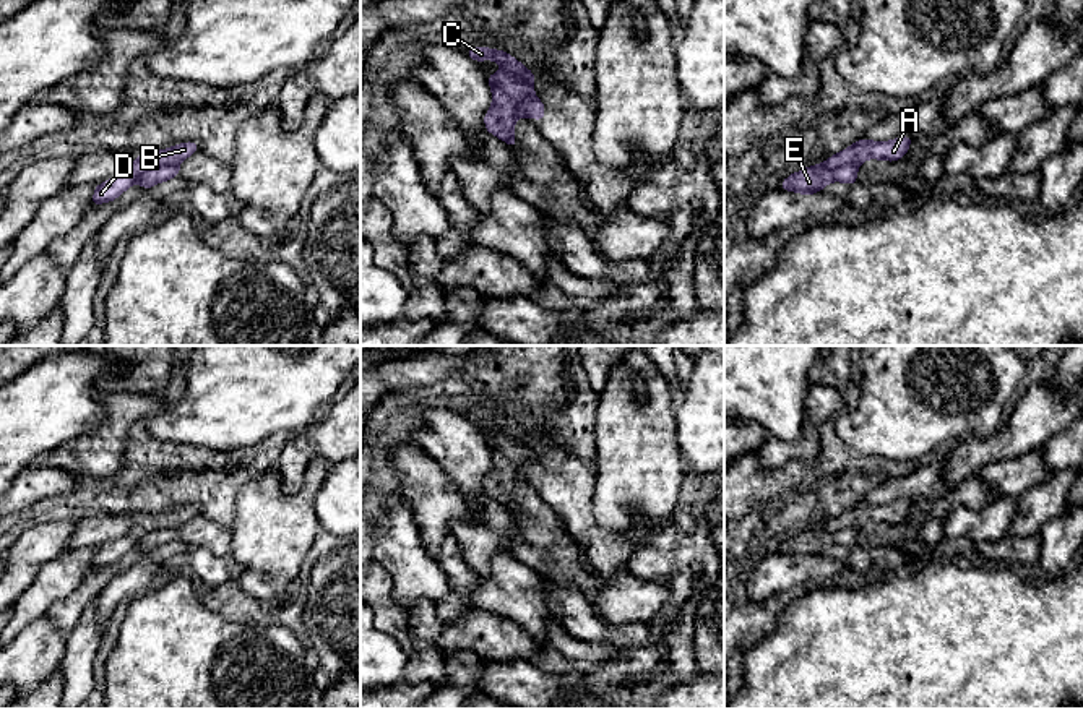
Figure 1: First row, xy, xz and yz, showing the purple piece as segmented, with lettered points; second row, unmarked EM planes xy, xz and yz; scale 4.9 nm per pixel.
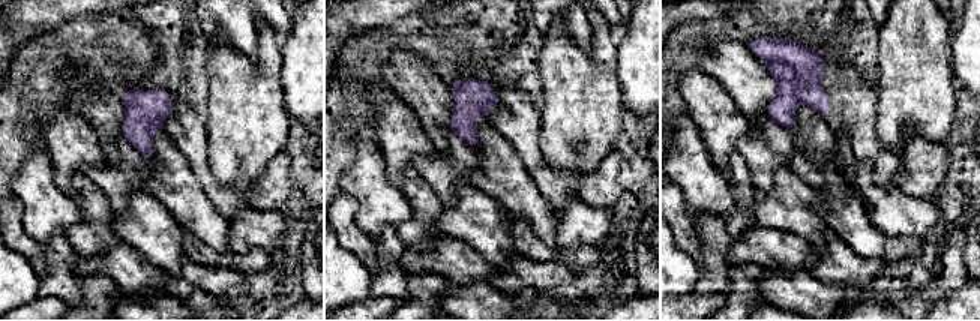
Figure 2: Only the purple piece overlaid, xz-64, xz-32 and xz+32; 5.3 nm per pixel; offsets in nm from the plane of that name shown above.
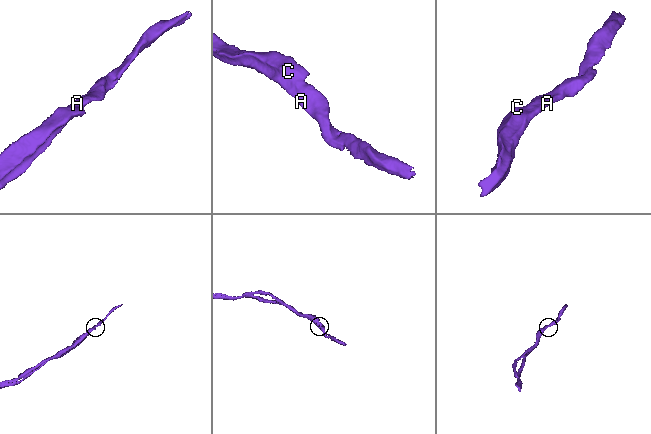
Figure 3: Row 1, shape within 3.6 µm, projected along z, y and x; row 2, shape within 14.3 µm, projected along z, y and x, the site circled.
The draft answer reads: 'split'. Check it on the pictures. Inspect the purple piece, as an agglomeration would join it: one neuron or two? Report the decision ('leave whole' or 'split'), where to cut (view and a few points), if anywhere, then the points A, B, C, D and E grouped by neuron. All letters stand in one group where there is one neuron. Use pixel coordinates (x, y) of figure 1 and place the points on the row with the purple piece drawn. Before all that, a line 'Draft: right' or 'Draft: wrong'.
Draft: right
split | xy (177, 163), (153, 166), (137, 180) | A B D / C E

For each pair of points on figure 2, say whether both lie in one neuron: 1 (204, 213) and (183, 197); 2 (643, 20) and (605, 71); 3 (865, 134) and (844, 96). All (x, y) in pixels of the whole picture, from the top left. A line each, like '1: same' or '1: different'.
1: same
2: different
3: same

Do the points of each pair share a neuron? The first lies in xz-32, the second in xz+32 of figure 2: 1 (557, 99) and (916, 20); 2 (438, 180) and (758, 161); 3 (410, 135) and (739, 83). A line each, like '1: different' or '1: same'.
1: same
2: same
3: different

